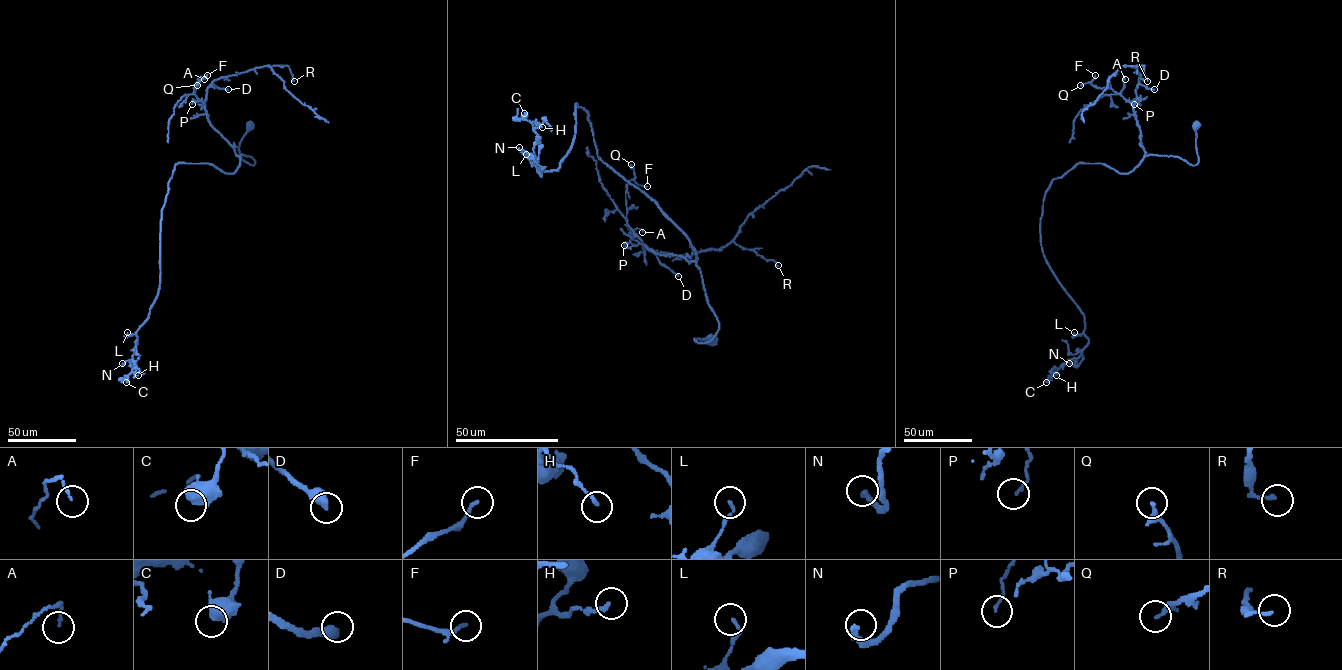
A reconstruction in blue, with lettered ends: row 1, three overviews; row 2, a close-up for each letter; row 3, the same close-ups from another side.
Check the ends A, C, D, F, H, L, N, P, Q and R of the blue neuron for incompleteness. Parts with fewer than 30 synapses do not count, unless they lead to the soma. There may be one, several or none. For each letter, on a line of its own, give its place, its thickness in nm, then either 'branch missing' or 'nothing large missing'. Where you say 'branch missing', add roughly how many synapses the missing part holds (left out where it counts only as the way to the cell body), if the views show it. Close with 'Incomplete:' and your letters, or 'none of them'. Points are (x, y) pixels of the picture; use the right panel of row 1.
A: (1125, 79) | 110 nm | nothing large missing
C: (1046, 382) | 440 nm | nothing large missing
D: (1154, 89) | 420 nm | branch missing | 30 syn
F: (1095, 75) | 150 nm | nothing large missing
H: (1056, 375) | 170 nm | nothing large missing
L: (1074, 332) | 110 nm | nothing large missing
N: (1069, 363) | 280 nm | branch missing | 35 syn
P: (1134, 104) | 110 nm | nothing large missing
Q: (1080, 85) | 170 nm | nothing large missing
R: (1147, 81) | 150 nm | nothing large missing
Incomplete: D, N

